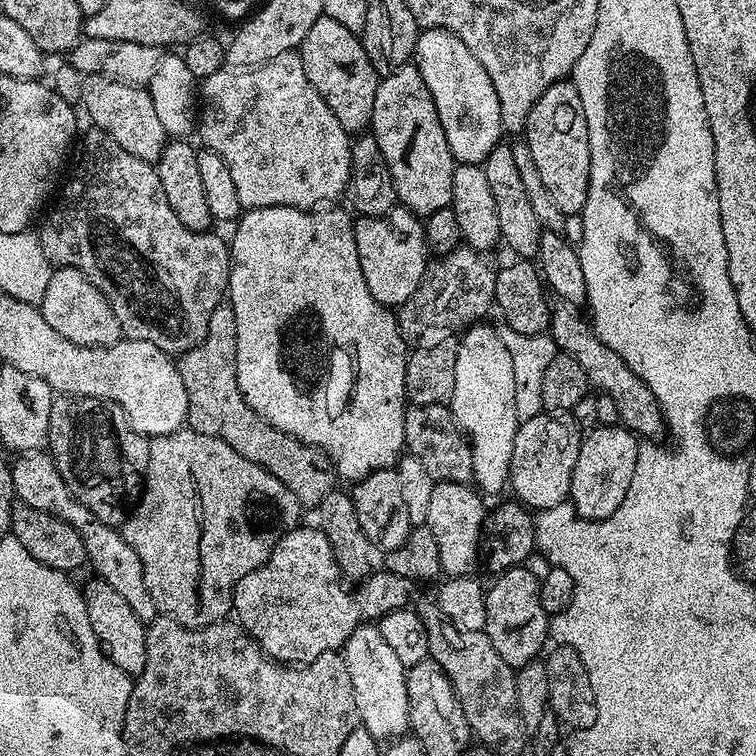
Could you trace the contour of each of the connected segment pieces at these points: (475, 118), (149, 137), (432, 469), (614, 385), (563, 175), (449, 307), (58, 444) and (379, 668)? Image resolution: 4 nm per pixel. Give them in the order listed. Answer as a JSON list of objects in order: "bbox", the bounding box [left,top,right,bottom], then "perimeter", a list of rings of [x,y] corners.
[{"bbox":[414,28,504,165],"perimeter":[[[425,28],[416,39],[414,63],[422,74],[422,82],[426,82],[426,90],[430,90],[453,160],[457,164],[483,165],[490,150],[501,143],[504,127],[494,82],[490,82],[490,74],[486,74],[482,62],[452,32],[445,28]]]},{"bbox":[80,76,170,162],"perimeter":[[[86,76],[82,82],[80,104],[88,111],[89,118],[96,123],[93,125],[114,138],[114,142],[118,142],[118,146],[122,146],[126,154],[134,154],[134,158],[149,162],[159,160],[170,137],[154,111],[151,94],[143,87],[114,82],[105,76]]]},{"bbox":[404,404,472,484],"perimeter":[[[412,404],[404,409],[404,446],[407,455],[418,458],[426,474],[434,482],[446,484],[468,484],[472,480],[472,446],[468,437],[460,430],[456,419],[452,417],[451,407],[443,404]]]},{"bbox":[548,302,666,440],"perimeter":[[[563,302],[555,303],[552,307],[551,322],[549,324],[548,334],[556,344],[557,351],[571,356],[582,367],[582,370],[586,373],[586,378],[589,385],[596,389],[601,395],[614,398],[614,402],[618,406],[618,414],[620,418],[620,424],[635,432],[636,435],[646,440],[657,439],[658,435],[664,434],[666,425],[664,423],[664,416],[661,413],[660,404],[654,398],[654,394],[650,393],[650,388],[646,386],[644,382],[622,360],[621,357],[614,350],[611,350],[610,346],[606,346],[591,328],[587,317],[582,316],[583,311],[574,304],[566,304]]]},{"bbox":[522,79,590,218],"perimeter":[[[571,79],[554,82],[554,86],[545,90],[542,98],[534,102],[522,140],[530,146],[534,166],[538,166],[538,175],[546,190],[550,190],[550,198],[554,198],[558,210],[562,210],[565,218],[579,217],[586,206],[590,186],[590,142],[582,98],[578,98],[578,90]]]},{"bbox":[397,246,496,348],"perimeter":[[[459,246],[429,263],[428,277],[406,303],[397,309],[397,324],[405,343],[417,348],[436,346],[453,339],[472,324],[481,321],[495,303],[496,273],[488,258],[467,246]]]},{"bbox":[47,395,149,528],"perimeter":[[[57,395],[50,406],[50,430],[47,447],[52,460],[58,466],[58,474],[66,482],[72,496],[94,518],[106,522],[112,528],[120,528],[128,521],[128,514],[136,506],[140,493],[144,490],[144,475],[148,472],[149,437],[138,434],[126,418],[122,406],[113,400],[103,400],[93,396]]]},{"bbox":[342,623,408,742],"perimeter":[[[361,623],[345,642],[342,655],[346,670],[350,670],[350,682],[354,686],[354,702],[359,723],[374,739],[391,742],[403,737],[408,727],[408,695],[404,681],[406,670],[385,642],[375,623]]]}]

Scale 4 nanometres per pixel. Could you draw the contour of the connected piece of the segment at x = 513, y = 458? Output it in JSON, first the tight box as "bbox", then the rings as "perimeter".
{"bbox":[508,414,581,510],"perimeter":[[[541,414],[519,421],[514,434],[514,454],[510,454],[508,471],[511,491],[516,491],[515,499],[532,510],[559,509],[560,503],[569,499],[570,478],[574,478],[574,462],[578,462],[581,439],[581,429],[571,419],[560,414]]]}

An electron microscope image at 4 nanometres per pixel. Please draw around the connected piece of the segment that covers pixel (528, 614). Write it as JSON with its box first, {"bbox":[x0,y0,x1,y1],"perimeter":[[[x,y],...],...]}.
{"bbox":[484,566,550,670],"perimeter":[[[528,566],[507,568],[499,573],[491,585],[487,585],[486,626],[484,632],[490,638],[494,650],[513,670],[526,666],[545,651],[544,639],[550,636],[550,617],[540,601],[540,576],[532,573]]]}

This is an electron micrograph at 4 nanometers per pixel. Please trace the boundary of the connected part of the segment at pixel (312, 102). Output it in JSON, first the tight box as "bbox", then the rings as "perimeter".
{"bbox":[198,51,352,210],"perimeter":[[[295,51],[282,54],[265,64],[259,64],[256,68],[233,68],[225,66],[220,68],[210,78],[202,82],[204,88],[204,101],[202,99],[198,104],[198,137],[207,151],[218,154],[222,162],[230,169],[230,174],[234,178],[234,186],[238,189],[238,202],[241,209],[249,208],[273,208],[282,206],[283,208],[302,208],[305,210],[315,209],[317,206],[328,206],[345,195],[348,179],[350,178],[350,154],[352,153],[352,140],[349,133],[345,132],[342,122],[334,118],[334,110],[322,102],[322,94],[310,86],[310,78],[306,78],[306,70],[302,70],[302,62]]]}

